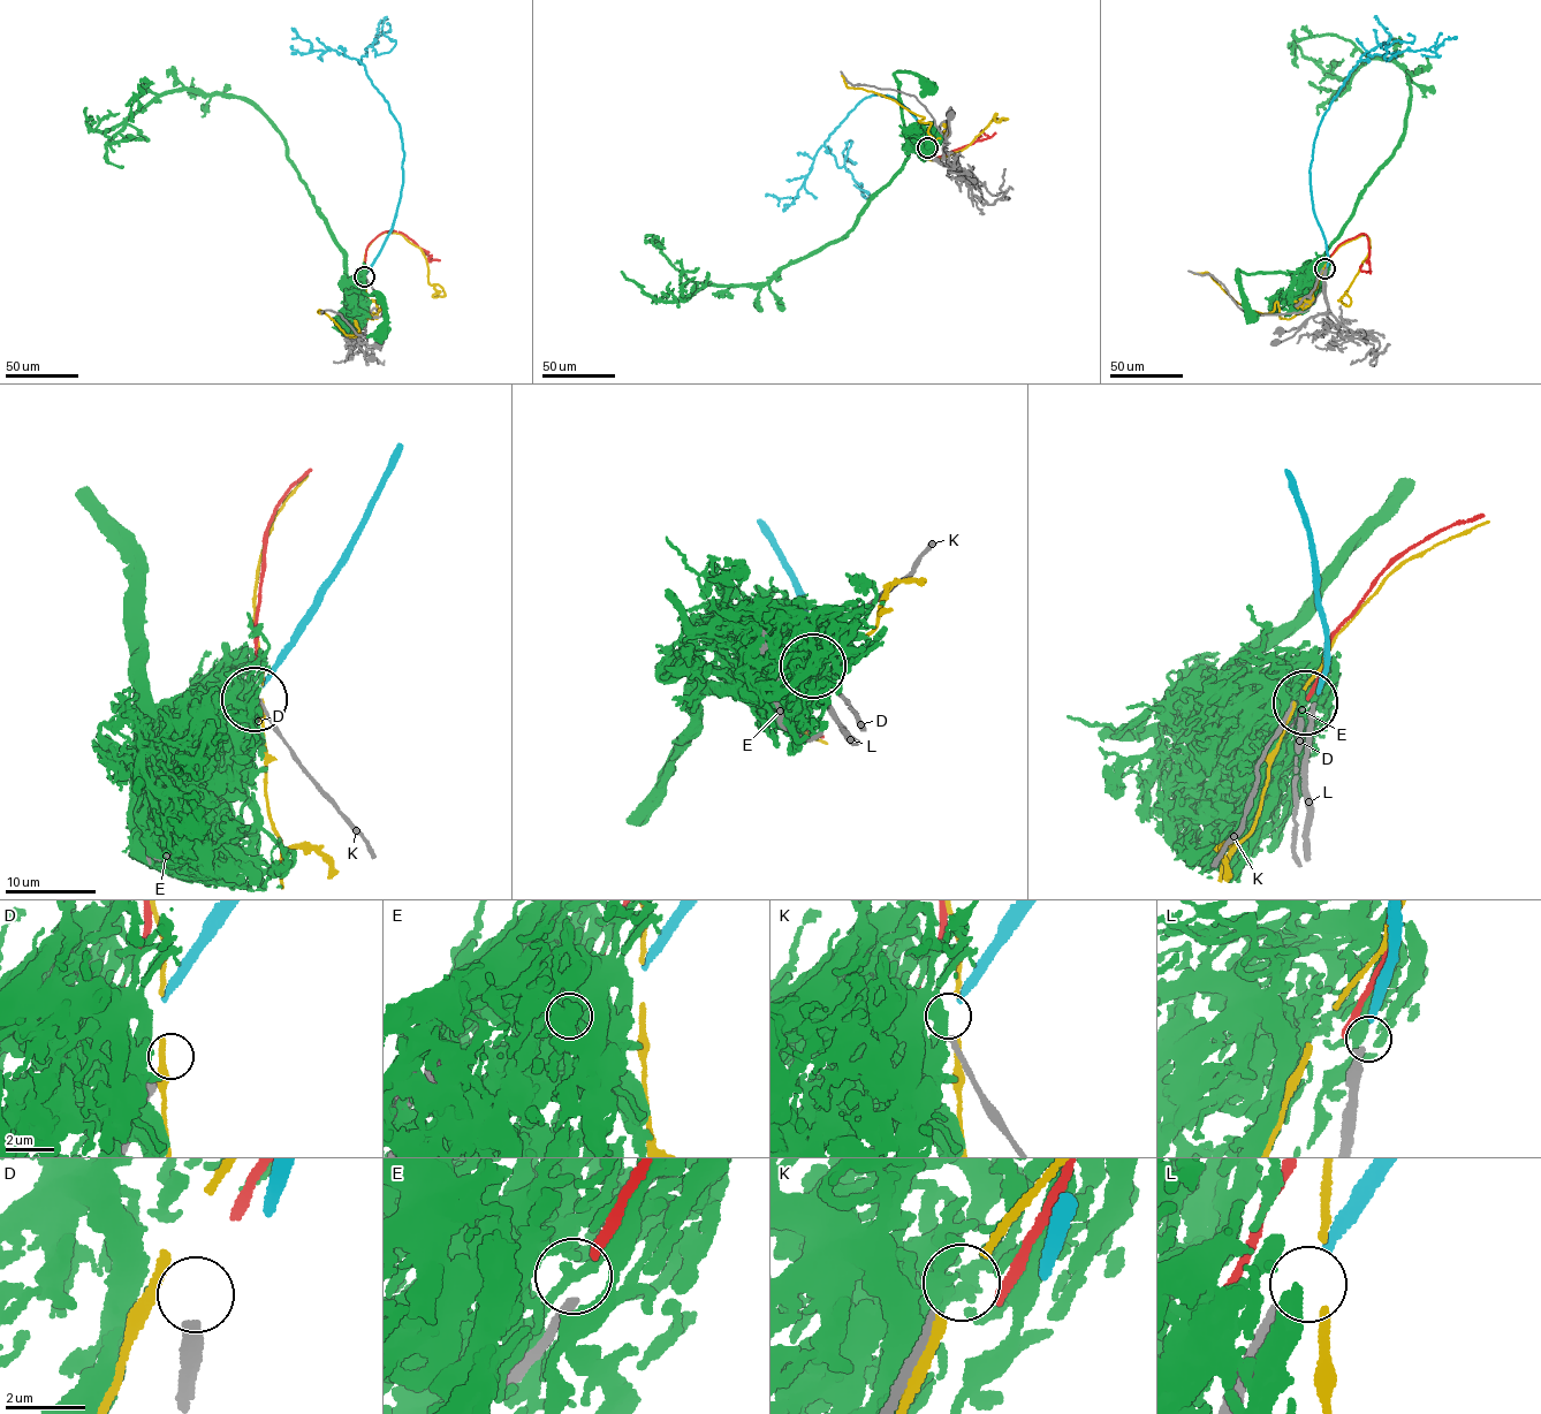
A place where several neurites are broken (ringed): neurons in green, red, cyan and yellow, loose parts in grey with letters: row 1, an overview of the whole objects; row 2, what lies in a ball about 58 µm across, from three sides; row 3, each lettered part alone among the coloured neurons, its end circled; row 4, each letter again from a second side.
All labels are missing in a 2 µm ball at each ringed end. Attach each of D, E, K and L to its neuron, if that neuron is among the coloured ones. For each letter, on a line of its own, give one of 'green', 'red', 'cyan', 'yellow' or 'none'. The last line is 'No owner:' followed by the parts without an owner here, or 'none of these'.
D: none
E: none
K: none
L: cyan
No owner: D, E, K

